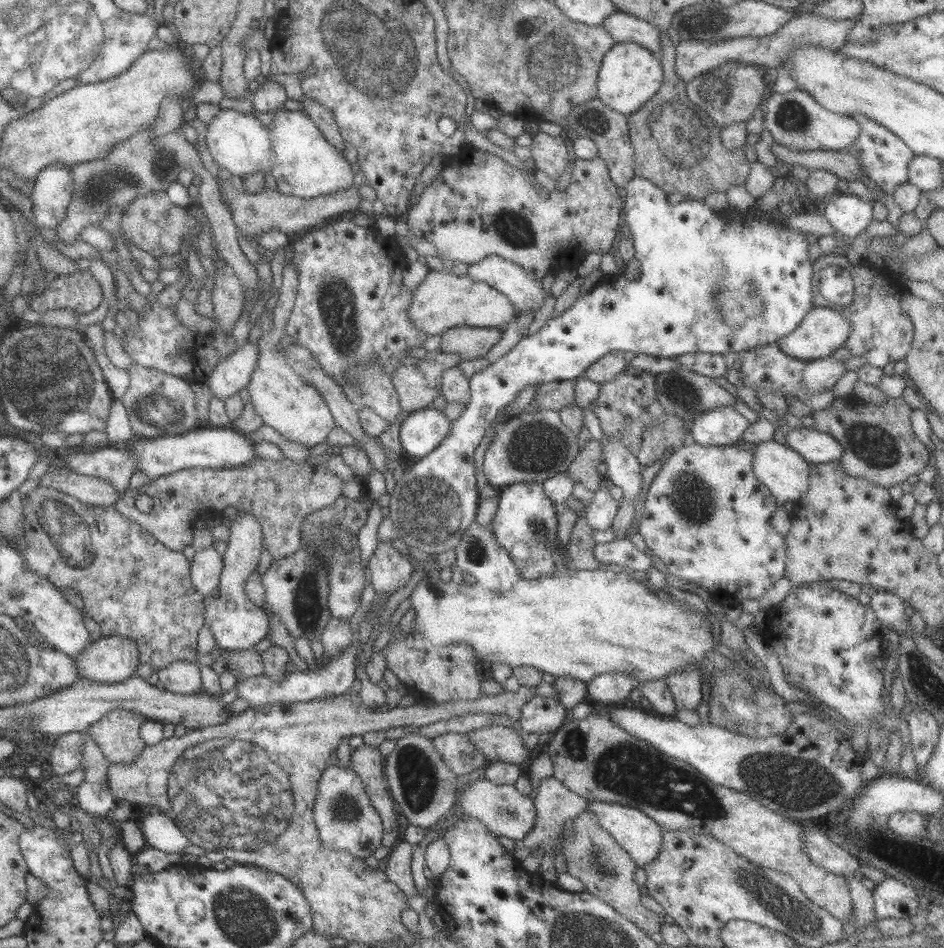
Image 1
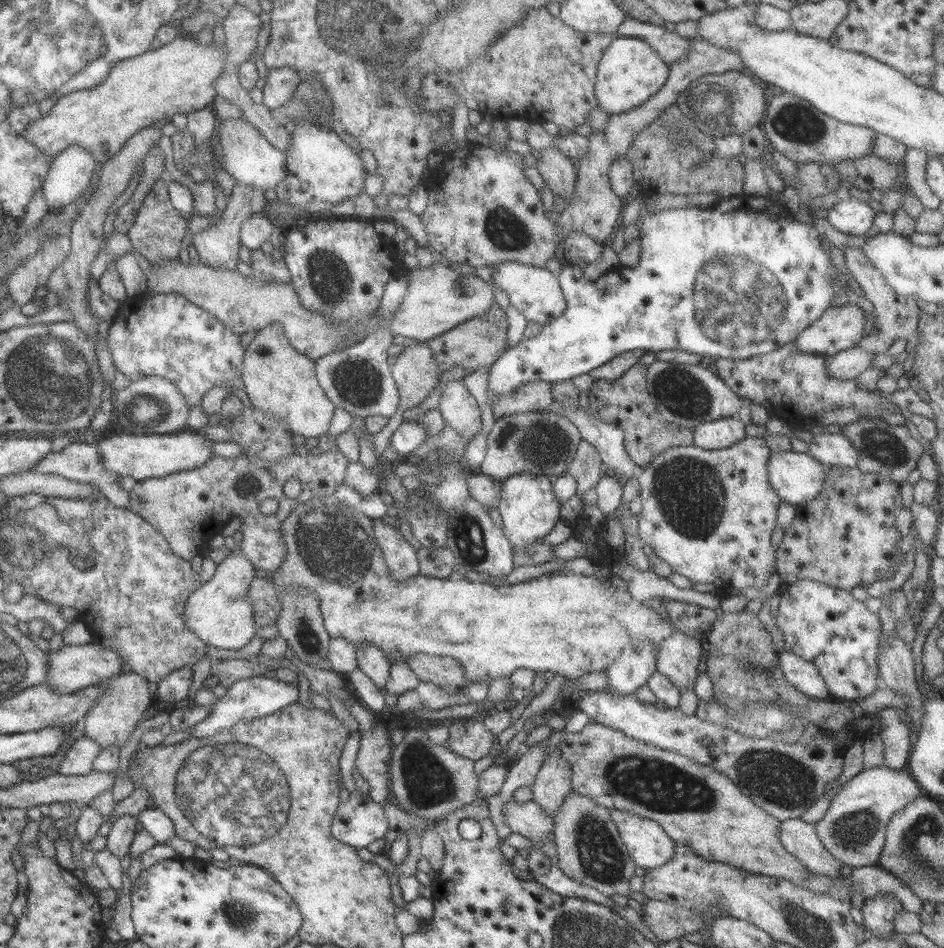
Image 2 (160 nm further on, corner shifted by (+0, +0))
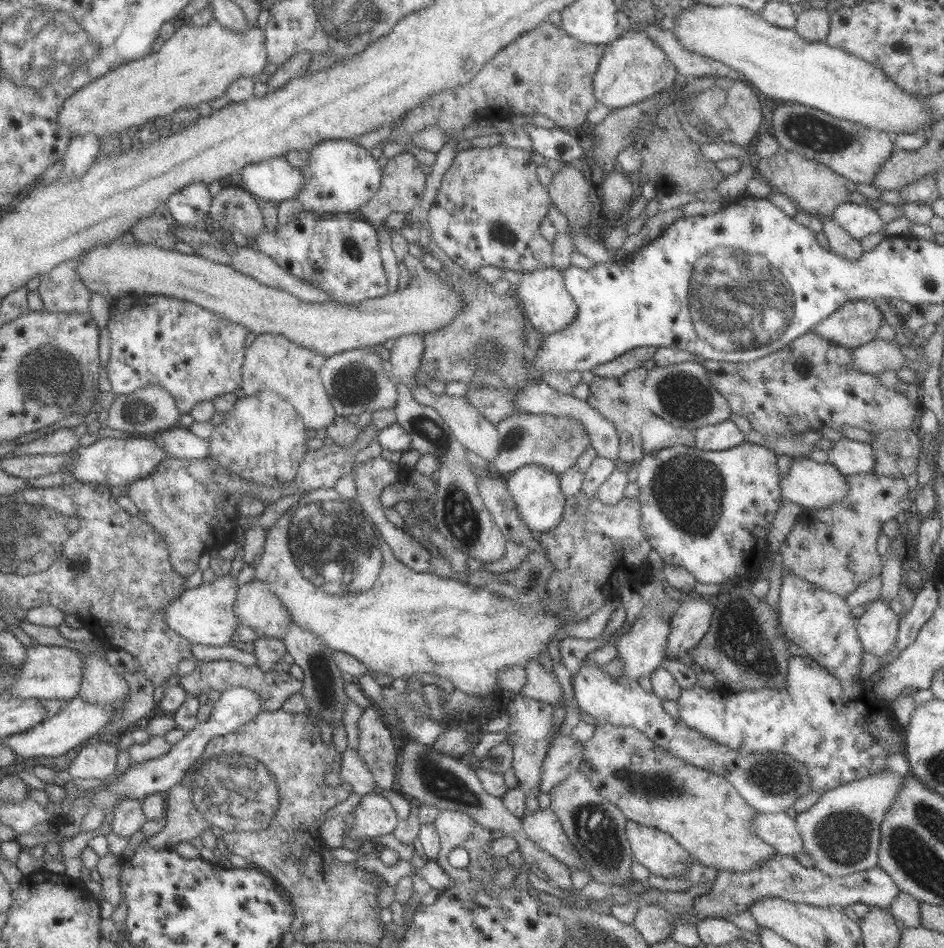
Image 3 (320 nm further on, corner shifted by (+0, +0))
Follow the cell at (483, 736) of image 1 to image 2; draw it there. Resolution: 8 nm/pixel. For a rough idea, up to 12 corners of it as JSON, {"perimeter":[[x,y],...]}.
{"perimeter":[[459,718],[446,744],[475,761],[489,753],[497,735],[480,718]]}

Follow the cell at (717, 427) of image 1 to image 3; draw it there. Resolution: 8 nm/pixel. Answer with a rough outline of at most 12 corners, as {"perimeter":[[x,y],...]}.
{"perimeter":[[729,419],[696,428],[695,448],[722,451],[743,442]]}

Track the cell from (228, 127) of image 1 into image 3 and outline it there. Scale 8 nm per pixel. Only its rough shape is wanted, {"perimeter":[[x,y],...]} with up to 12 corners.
{"perimeter":[[284,157],[247,165],[249,194],[279,203],[305,182]]}

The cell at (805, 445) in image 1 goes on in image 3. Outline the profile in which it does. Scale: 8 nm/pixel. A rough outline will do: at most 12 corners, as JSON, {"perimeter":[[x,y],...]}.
{"perimeter":[[840,439],[826,451],[845,476],[871,473],[869,443]]}

